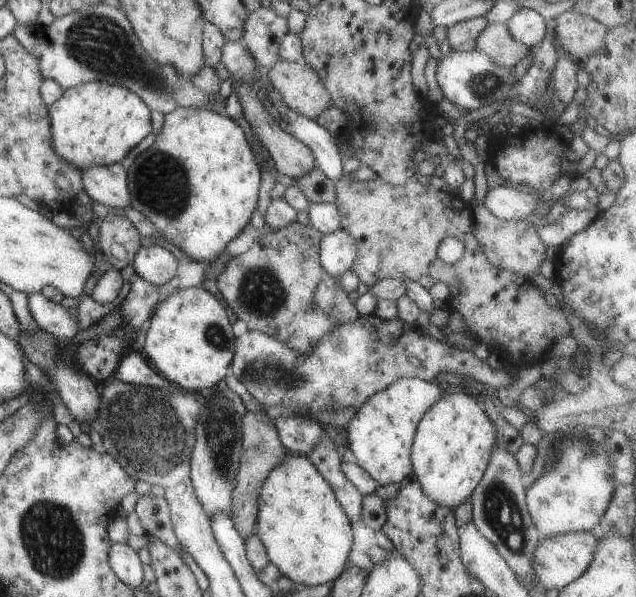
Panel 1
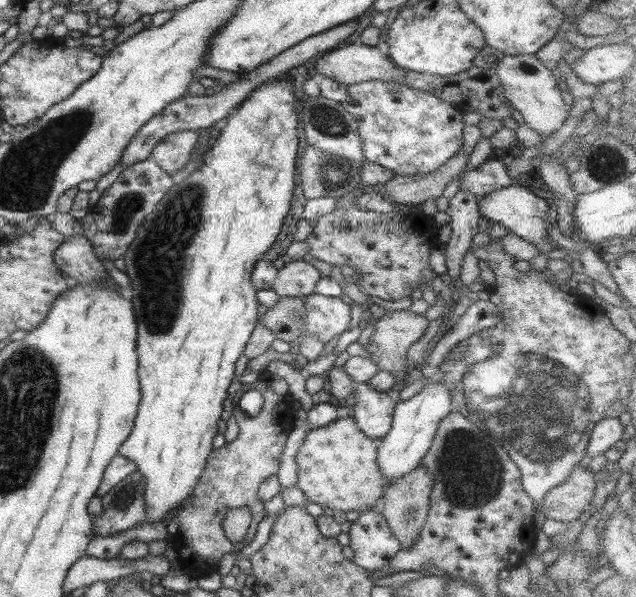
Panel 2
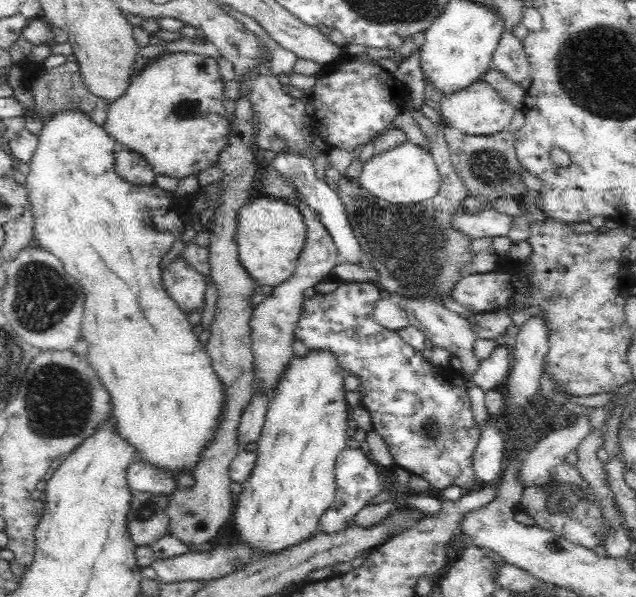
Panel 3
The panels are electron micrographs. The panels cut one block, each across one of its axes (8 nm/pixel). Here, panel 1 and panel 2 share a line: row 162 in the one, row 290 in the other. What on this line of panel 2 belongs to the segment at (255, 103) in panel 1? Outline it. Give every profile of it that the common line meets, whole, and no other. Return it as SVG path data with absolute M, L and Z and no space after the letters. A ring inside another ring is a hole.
M303 261L277 264L275 282L271 289L278 297L309 296L320 280L319 270Z

